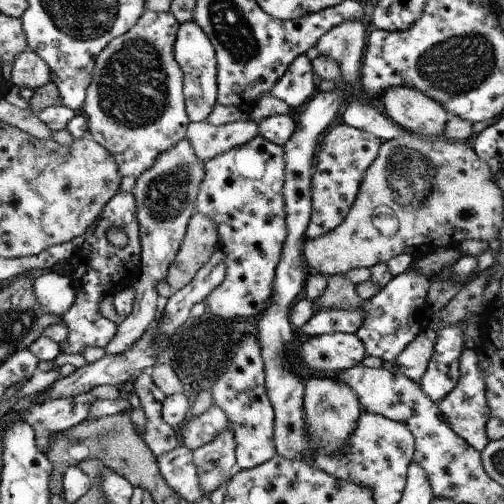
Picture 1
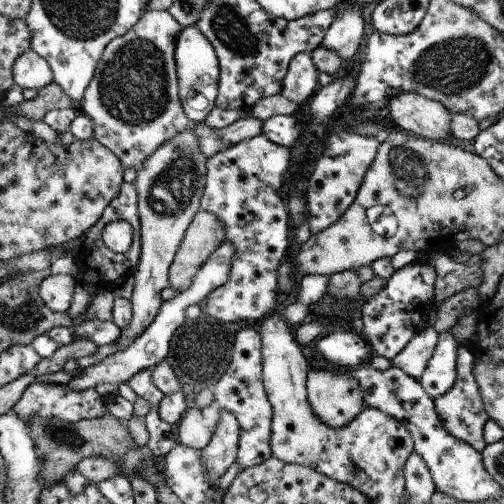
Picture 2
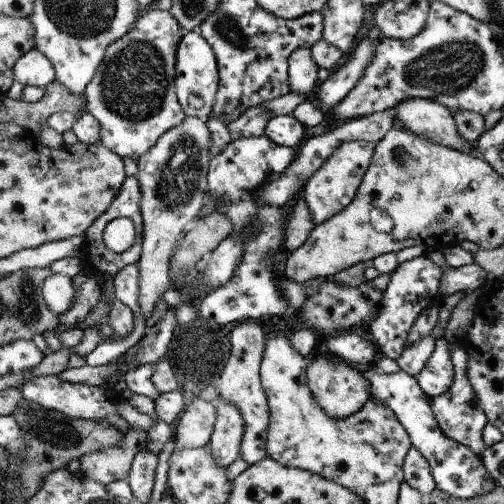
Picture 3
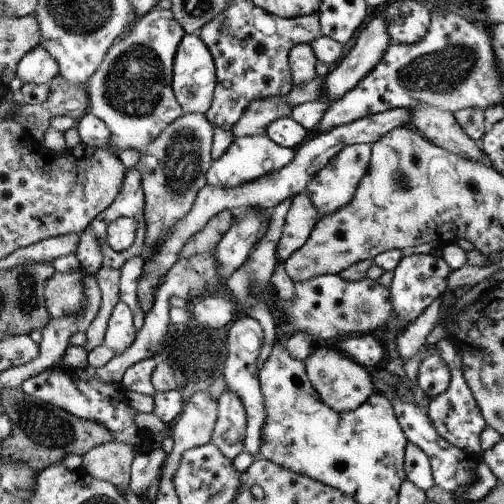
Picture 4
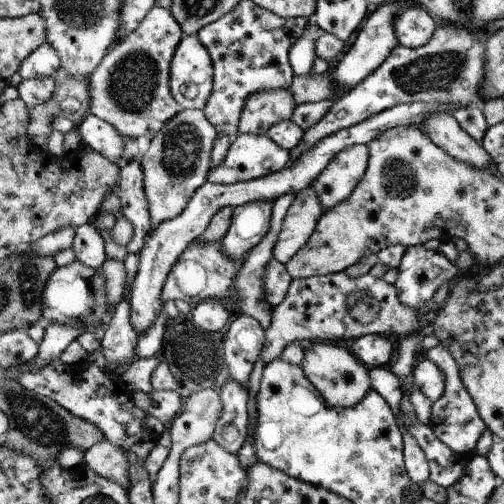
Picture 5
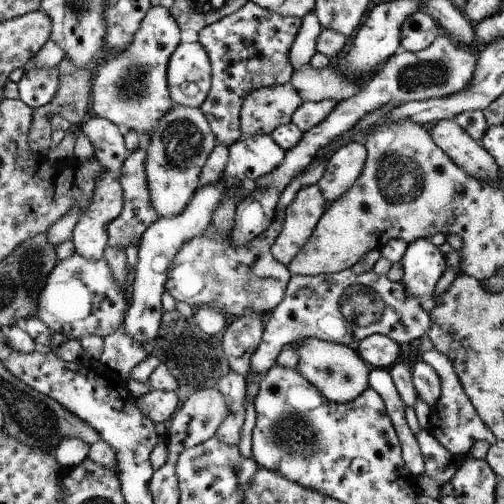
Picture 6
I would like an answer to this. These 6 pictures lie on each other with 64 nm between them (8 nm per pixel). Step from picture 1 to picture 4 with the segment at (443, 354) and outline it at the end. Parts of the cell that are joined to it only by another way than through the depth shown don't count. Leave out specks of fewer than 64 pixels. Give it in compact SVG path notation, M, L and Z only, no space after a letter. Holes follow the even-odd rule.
M431 354L419 362L417 384L429 400L437 398L439 394L445 394L449 382L451 382L451 372L447 370L447 364L443 362L441 356Z

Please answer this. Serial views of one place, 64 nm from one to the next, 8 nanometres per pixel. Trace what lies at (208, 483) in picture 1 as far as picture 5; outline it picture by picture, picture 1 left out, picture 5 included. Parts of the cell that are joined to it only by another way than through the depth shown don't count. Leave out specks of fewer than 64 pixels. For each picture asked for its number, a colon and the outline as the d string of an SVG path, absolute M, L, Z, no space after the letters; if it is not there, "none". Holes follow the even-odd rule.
2: M221 410L219 424L209 440L209 444L201 450L201 462L207 470L207 478L211 484L217 484L217 480L225 474L225 470L237 462L237 444L239 444L239 422L237 418Z
3: M217 400L215 402L215 426L211 432L211 440L207 446L211 446L213 456L217 460L217 464L221 468L227 468L235 458L239 458L241 454L241 438L243 438L243 418L241 418L241 410L237 410L235 404L227 402L227 400Z
4: M223 390L217 398L217 422L213 428L211 442L233 460L239 452L245 450L245 428L247 428L247 412L243 408L241 398L233 390Z
5: M227 380L221 386L221 414L213 430L213 442L229 454L237 454L241 446L247 442L247 400L249 396L245 388L235 380Z

